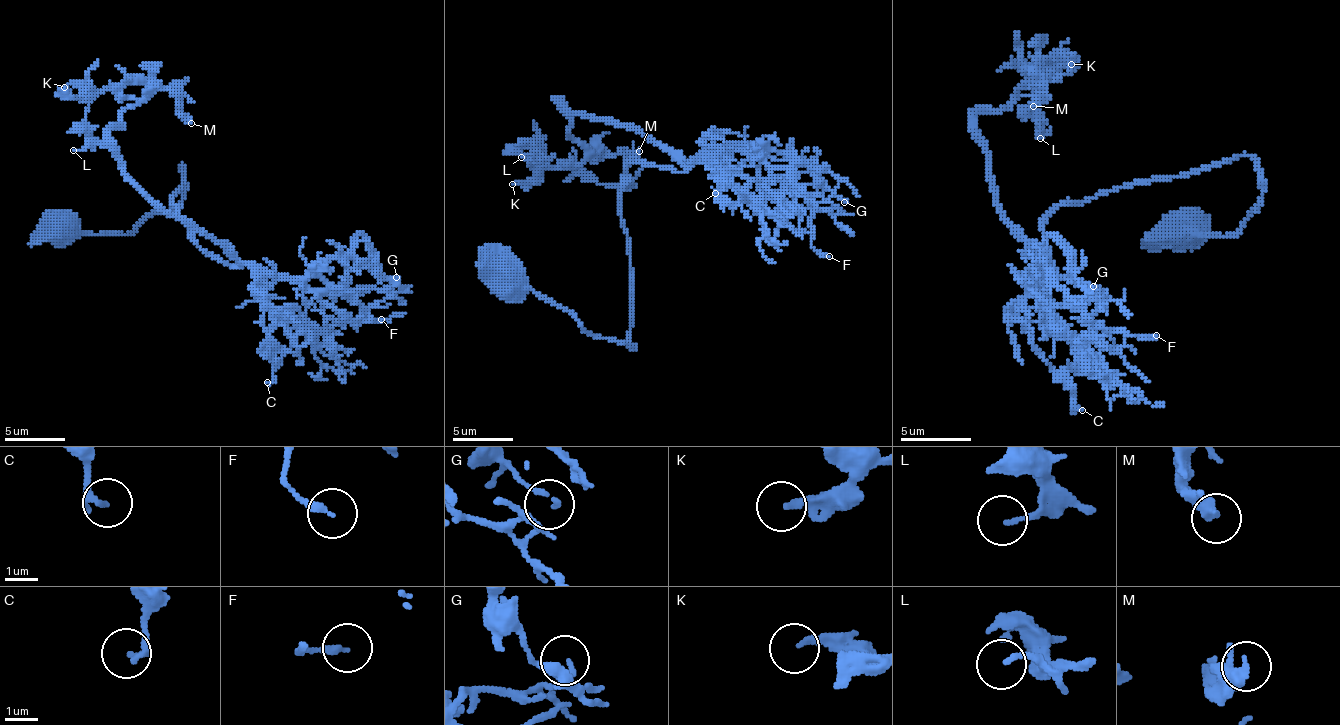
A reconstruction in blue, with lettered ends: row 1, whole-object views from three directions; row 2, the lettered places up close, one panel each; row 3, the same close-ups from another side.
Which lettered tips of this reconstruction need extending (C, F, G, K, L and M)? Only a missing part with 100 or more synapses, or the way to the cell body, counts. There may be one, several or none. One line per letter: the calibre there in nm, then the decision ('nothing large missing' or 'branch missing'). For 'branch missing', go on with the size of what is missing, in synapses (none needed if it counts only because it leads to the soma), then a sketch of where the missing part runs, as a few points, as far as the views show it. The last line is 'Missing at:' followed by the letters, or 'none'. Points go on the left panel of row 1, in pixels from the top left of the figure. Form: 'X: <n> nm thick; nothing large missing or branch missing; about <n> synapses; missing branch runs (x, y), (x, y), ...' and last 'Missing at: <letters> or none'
C: 110 nm thick; nothing large missing
F: 190 nm thick; nothing large missing
G: 130 nm thick; nothing large missing
K: 200 nm thick; nothing large missing
L: 130 nm thick; nothing large missing
M: 340 nm thick; nothing large missing
Missing at: none

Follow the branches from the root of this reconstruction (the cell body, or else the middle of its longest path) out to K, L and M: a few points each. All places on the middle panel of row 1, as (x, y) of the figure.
K: (509, 287), (630, 347), (621, 178), (636, 160), (687, 169), (639, 130), (558, 103), (585, 157), (512, 184)
L: (509, 287), (630, 347), (621, 178), (636, 160), (687, 169), (639, 130), (564, 103), (585, 157), (521, 157)
M: (509, 287), (633, 344), (621, 178), (636, 160), (687, 169), (639, 130), (558, 103), (606, 157), (639, 151)

